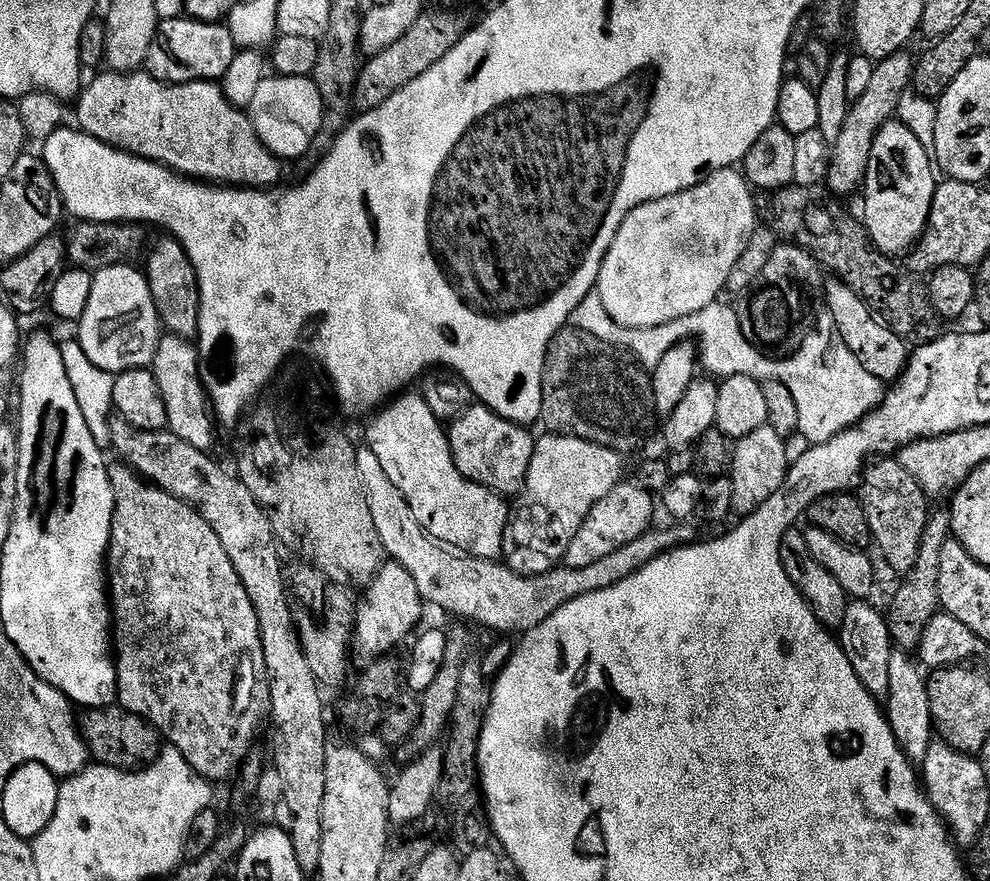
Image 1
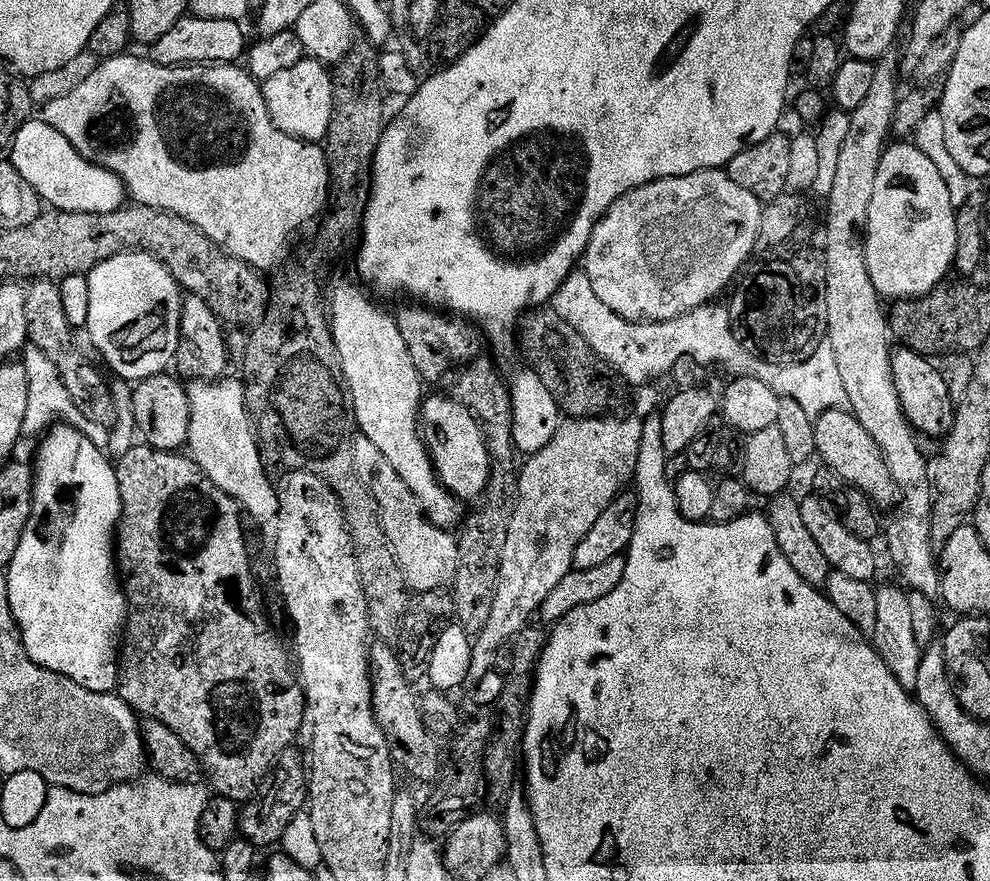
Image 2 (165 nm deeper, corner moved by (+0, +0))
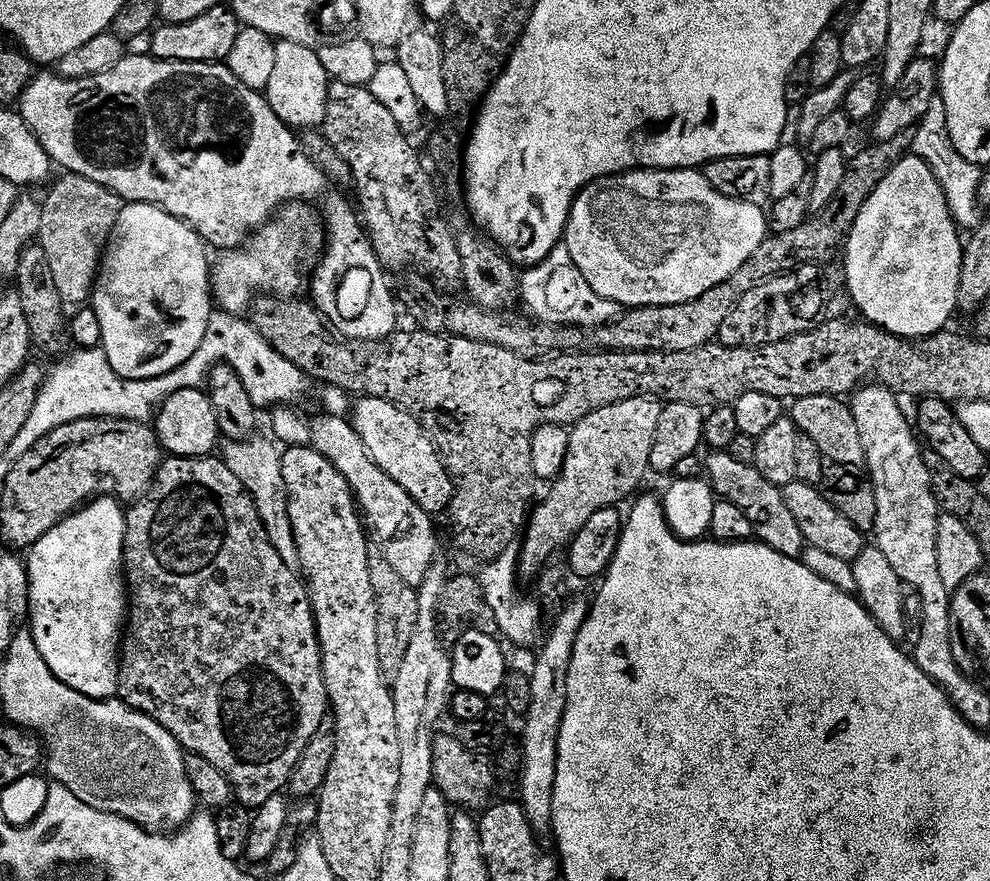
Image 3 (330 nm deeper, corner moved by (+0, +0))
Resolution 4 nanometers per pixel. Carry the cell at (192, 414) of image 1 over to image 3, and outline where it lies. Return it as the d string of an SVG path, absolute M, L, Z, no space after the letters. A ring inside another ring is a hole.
M256 439L228 440L225 443L222 459L226 466L230 466L230 470L234 470L234 478L238 478L238 482L242 482L242 486L250 494L250 498L258 510L258 518L262 518L266 538L270 538L270 542L274 542L274 550L278 550L282 562L286 562L286 566L296 568L298 553L294 530L290 522L288 491L286 482L282 478L282 462L280 461L282 452L271 439L268 439L269 441Z

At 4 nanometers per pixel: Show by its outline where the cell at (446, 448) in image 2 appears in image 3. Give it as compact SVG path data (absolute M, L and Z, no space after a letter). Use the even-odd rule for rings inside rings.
M361 395L351 405L350 419L373 462L383 472L390 474L390 478L394 478L394 482L398 482L398 486L402 486L402 490L406 490L410 498L422 506L422 510L430 514L447 513L454 491L452 479L444 471L444 463L432 445L432 439L424 433L424 428L417 420L405 418L399 411L390 410L387 400L365 395Z

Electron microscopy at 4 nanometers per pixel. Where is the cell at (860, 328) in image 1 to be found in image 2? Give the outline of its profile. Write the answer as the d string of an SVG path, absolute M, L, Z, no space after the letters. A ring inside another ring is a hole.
M900 346L892 354L892 374L890 387L898 390L900 405L904 417L921 437L937 436L943 438L954 426L956 405L954 392L948 389L948 380L935 368L933 361L926 356L920 356L914 350Z

